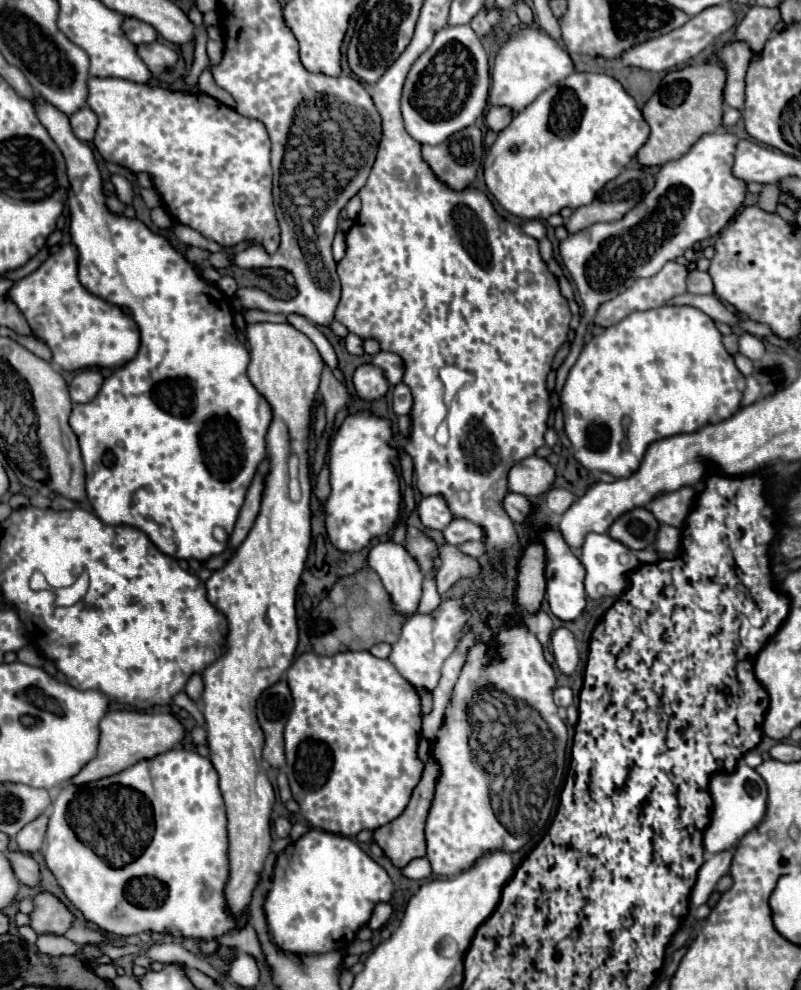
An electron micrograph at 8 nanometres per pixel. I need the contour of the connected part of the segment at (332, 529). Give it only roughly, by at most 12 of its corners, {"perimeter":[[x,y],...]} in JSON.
{"perimeter":[[348,416],[330,448],[326,530],[344,552],[400,516],[392,426]]}

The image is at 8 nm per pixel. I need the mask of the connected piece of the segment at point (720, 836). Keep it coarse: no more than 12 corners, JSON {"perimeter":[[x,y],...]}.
{"perimeter":[[742,760],[710,780],[710,854],[728,850],[766,812],[766,784]]}

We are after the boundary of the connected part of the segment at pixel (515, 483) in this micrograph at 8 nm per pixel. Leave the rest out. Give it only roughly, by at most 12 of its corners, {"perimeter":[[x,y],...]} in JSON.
{"perimeter":[[530,456],[510,470],[508,486],[522,496],[550,490],[556,470]]}

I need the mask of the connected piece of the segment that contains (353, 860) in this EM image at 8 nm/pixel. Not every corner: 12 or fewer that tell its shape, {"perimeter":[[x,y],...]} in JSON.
{"perimeter":[[312,828],[278,854],[264,906],[278,948],[348,950],[394,884]]}

